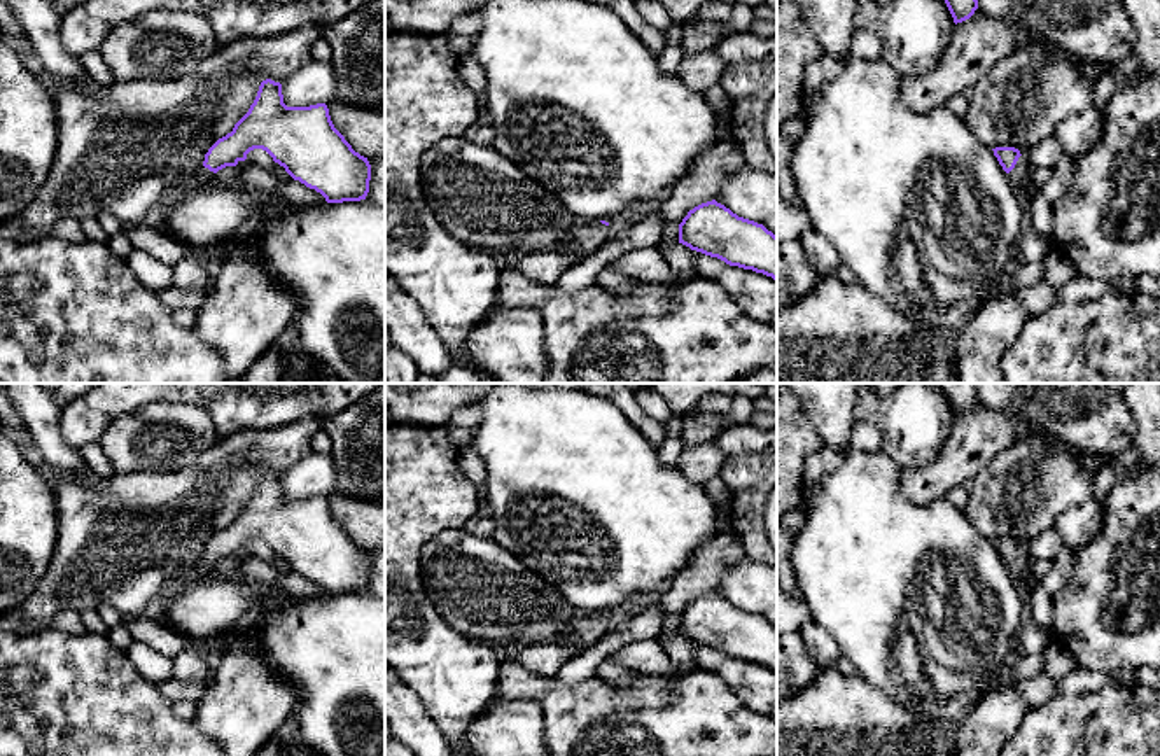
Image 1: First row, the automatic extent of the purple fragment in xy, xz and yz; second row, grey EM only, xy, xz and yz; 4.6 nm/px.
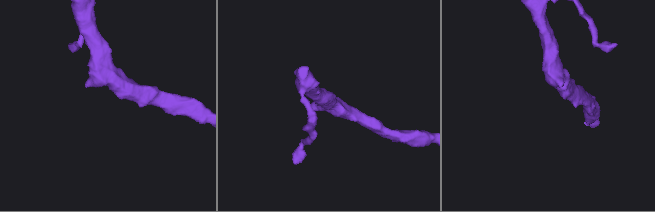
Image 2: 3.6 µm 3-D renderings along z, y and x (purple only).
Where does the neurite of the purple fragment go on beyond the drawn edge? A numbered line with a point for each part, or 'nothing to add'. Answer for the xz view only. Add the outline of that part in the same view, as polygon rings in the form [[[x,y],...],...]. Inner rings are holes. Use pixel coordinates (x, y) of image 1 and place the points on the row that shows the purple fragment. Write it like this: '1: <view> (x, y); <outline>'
1: xz (592, 237); [[[590,222],[572,233],[572,242],[584,256],[600,250],[611,238],[609,226]]]

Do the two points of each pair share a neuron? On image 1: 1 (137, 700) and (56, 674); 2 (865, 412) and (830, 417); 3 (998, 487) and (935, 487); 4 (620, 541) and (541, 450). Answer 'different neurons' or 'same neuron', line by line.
1: same neuron
2: different neurons
3: different neurons
4: same neuron

